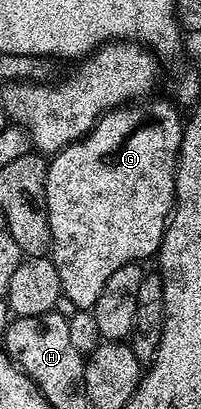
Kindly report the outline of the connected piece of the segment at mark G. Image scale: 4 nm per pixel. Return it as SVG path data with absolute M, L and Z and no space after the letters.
M155 96L147 97L145 100L135 100L127 105L118 106L114 110L109 110L108 113L102 115L99 118L98 123L91 128L87 134L84 135L82 139L78 142L74 142L70 146L64 147L64 149L58 151L57 154L53 155L49 159L47 168L46 168L46 199L48 200L48 220L50 221L50 240L52 243L52 261L55 266L55 270L58 273L57 279L57 289L60 291L60 294L68 299L72 300L72 303L78 306L79 310L89 310L93 311L96 300L100 300L100 291L103 290L104 284L112 277L112 272L116 272L116 268L124 268L124 264L129 262L141 263L142 258L153 259L157 255L158 250L162 247L162 237L166 231L166 224L170 220L171 213L174 208L174 177L178 171L178 153L180 152L180 144L182 143L182 128L184 125L183 115L178 115L178 110L170 102L165 102L162 98L154 98Z

